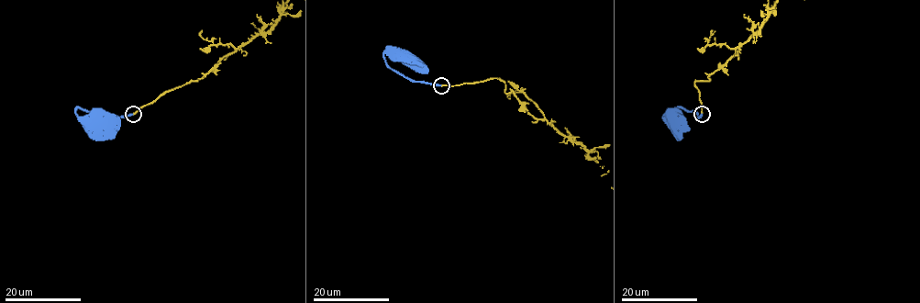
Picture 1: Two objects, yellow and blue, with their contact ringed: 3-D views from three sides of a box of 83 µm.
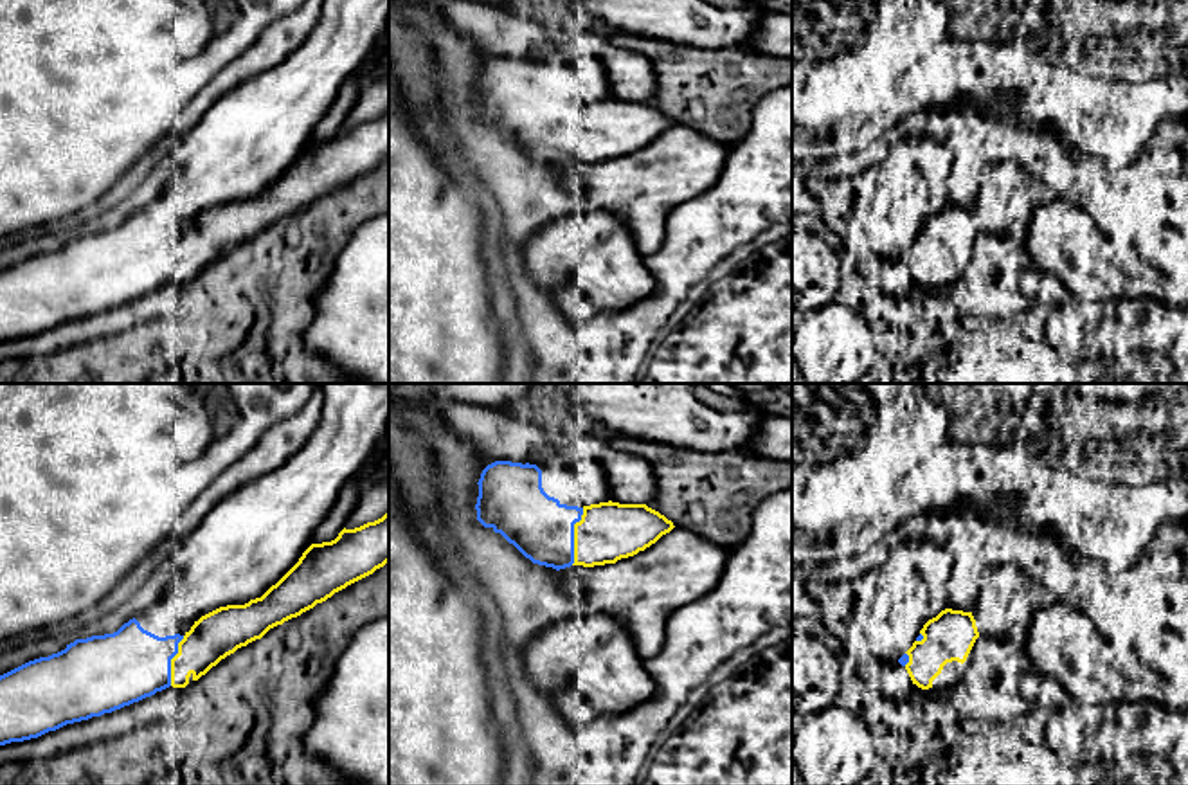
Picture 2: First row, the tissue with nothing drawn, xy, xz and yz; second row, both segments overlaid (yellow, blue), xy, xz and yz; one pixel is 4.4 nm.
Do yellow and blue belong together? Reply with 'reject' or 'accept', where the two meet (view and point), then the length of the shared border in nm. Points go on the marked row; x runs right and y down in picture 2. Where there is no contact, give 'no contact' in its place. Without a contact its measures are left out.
reject; meets yellow in xz at (575, 537); contact 260 nm long

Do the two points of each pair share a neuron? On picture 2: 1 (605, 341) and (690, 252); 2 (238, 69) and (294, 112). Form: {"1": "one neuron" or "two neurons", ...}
{"1": "one neuron", "2": "two neurons"}

